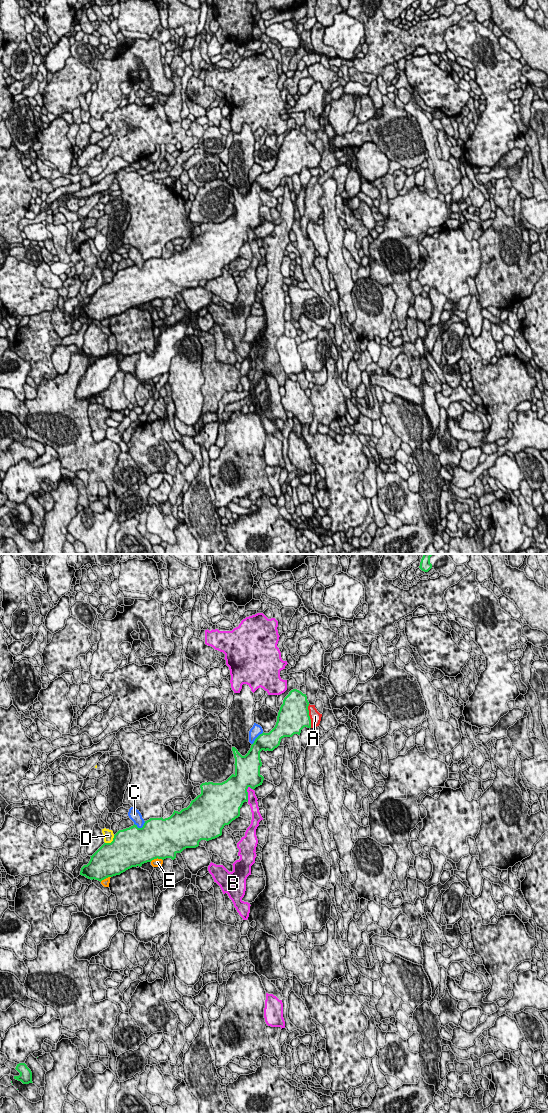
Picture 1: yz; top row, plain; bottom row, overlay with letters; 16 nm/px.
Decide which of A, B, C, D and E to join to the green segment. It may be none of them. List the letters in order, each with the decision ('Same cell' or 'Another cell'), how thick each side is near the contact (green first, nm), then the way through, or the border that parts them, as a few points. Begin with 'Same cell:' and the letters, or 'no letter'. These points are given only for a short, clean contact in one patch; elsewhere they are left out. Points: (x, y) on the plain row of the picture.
Same cell: A
A: Same cell. Thickness 480 nm (green) against 180 nm
B: Another cell. Thickness 480 nm (green) against 160 nm
C: Another cell. Thickness 500 nm (green) against 190 nm
D: Another cell. Thickness 500 nm (green) against 170 nm. Boundary: yz (114, 275), (110, 282), (105, 283)
E: Another cell. Thickness 500 nm (green) against 130 nm

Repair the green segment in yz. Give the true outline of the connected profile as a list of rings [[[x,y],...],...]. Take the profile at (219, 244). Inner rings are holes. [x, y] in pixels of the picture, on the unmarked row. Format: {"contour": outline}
{"contour": [[[293,129],[284,138],[277,156],[275,167],[269,173],[260,174],[251,185],[250,190],[242,196],[235,187],[232,191],[235,198],[235,213],[222,223],[205,222],[200,225],[201,234],[191,241],[187,248],[163,259],[150,258],[145,261],[142,268],[133,265],[119,270],[111,283],[104,283],[91,297],[89,303],[81,308],[80,315],[88,319],[102,321],[108,317],[120,315],[132,307],[141,307],[144,303],[154,299],[171,298],[174,300],[177,293],[186,288],[196,288],[201,280],[212,280],[222,275],[222,269],[240,256],[240,248],[248,242],[247,229],[255,229],[262,225],[264,217],[260,214],[262,202],[260,192],[273,191],[280,185],[284,177],[300,175],[304,167],[315,168],[319,166],[322,154],[315,145],[310,145],[306,134]]]}

